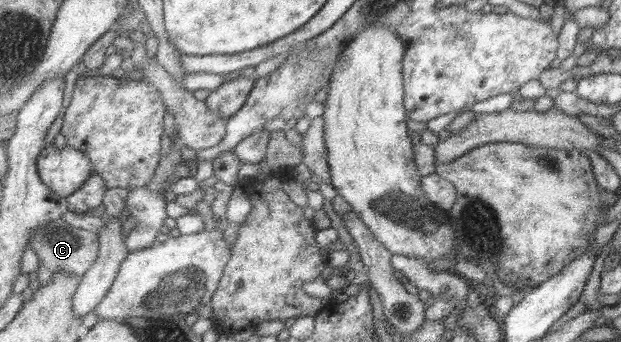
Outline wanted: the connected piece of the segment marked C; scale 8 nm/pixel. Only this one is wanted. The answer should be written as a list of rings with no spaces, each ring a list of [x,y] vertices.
[[[62,218],[32,229],[29,247],[38,252],[41,262],[50,271],[68,272],[68,274],[83,278],[99,259],[101,242],[96,232],[75,227]]]

